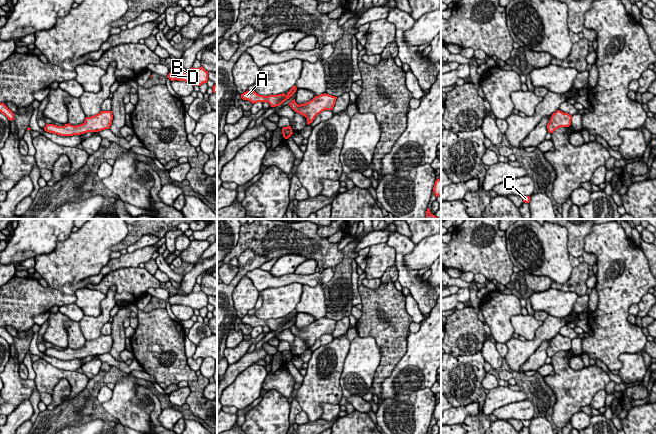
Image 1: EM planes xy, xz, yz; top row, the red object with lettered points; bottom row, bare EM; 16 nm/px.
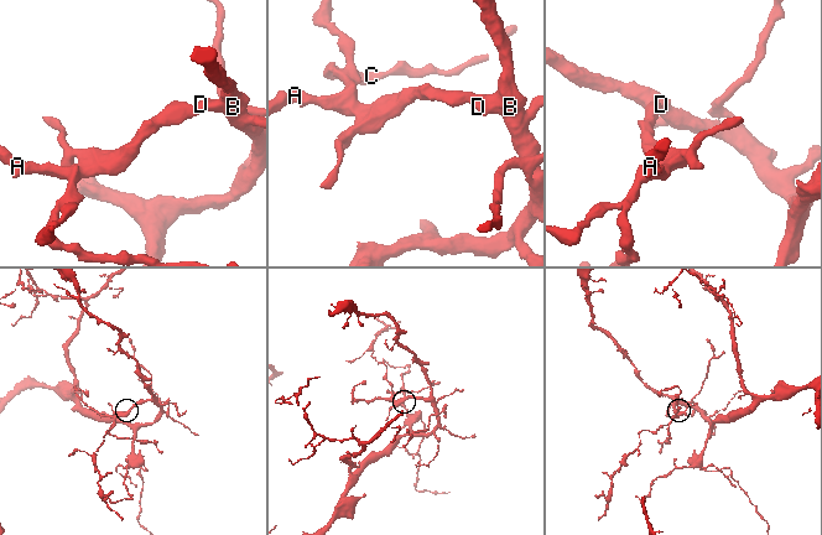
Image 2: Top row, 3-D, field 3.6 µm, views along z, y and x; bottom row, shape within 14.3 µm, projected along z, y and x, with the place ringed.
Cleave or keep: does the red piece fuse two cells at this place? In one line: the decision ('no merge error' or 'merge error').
no merge error

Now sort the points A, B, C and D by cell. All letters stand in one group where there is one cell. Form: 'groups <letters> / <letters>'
groups A B C D

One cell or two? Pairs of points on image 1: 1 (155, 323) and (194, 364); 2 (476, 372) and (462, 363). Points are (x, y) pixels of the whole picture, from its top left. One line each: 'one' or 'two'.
1: two
2: one

